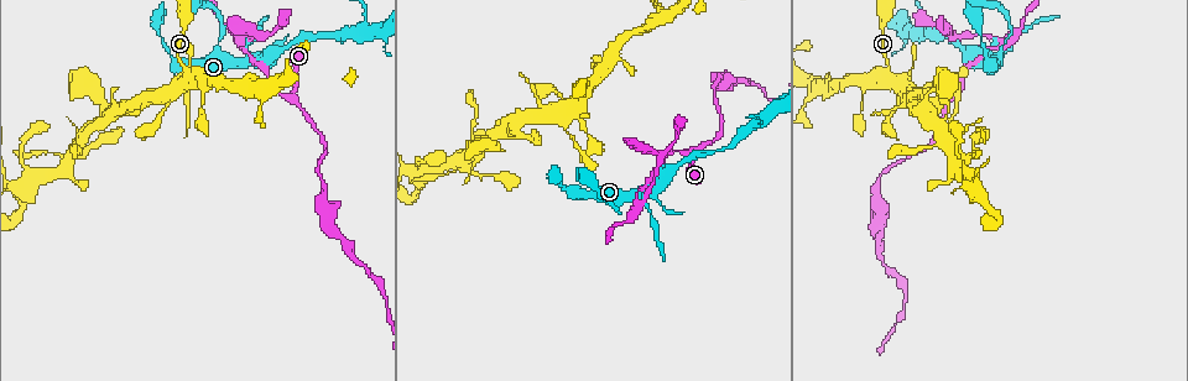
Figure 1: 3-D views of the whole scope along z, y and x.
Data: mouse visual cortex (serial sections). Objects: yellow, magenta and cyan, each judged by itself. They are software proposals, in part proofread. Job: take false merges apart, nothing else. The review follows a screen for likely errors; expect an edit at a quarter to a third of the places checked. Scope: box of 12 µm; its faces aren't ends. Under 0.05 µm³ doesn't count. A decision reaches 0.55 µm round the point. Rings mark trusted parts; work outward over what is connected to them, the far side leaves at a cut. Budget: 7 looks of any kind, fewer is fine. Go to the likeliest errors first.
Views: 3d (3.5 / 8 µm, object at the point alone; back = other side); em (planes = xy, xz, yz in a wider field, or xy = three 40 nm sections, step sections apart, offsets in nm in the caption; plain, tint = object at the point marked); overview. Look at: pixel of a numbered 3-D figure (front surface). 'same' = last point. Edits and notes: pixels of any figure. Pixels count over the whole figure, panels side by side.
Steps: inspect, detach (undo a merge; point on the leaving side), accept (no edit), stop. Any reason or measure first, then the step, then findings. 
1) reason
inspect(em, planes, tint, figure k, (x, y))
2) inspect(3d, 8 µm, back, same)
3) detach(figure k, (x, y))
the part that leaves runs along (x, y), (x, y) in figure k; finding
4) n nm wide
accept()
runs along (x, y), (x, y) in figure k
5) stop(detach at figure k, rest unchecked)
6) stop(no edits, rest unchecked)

inspect(3d, 3.5 µm, figure 1, (292, 98))

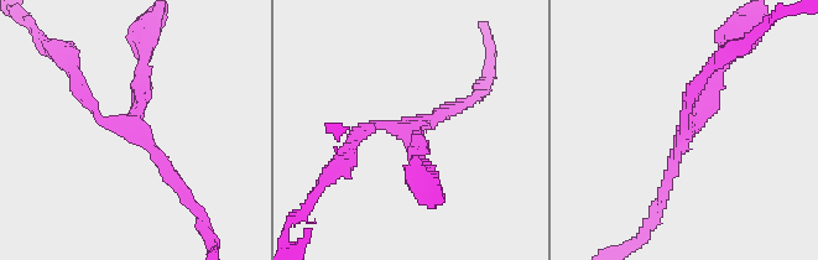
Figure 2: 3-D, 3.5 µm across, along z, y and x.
now the EM
inspect(em, xy, step 1, tint, figure 2, (692, 125))

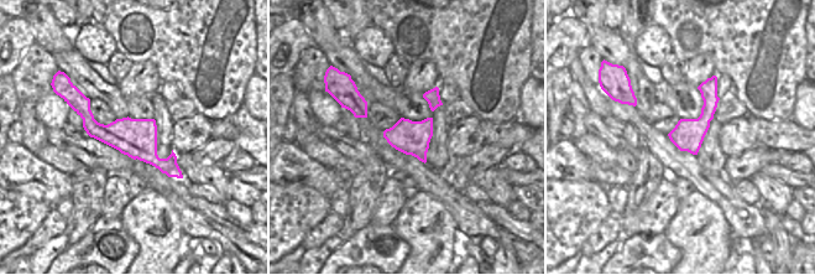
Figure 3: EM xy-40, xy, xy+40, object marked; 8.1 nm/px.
3 arms
accept()
runs along (79, 97), (102, 133), (131, 136), (178, 174) in figure 3; one cell here

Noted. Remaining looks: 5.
calibre changes
inspect(3d, 8 µm, figure 1, (1004, 46))

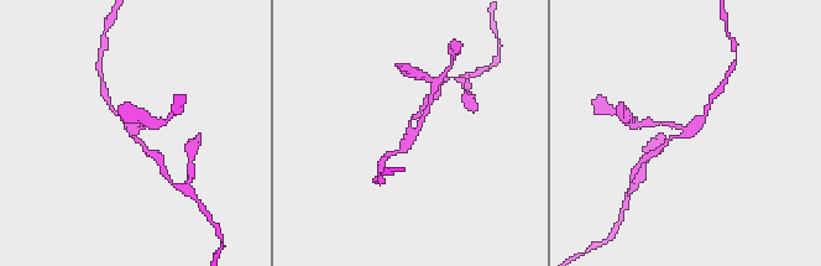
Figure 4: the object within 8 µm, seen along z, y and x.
3 arms; arms of 150, 150, 250 nm; shape alone is not enough
inspect(em, xy, step 5, tint, figure 4, (413, 134))

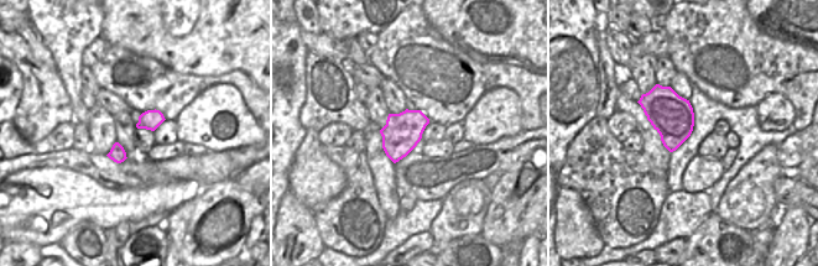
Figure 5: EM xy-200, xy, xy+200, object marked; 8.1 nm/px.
accept()
continuous, no second cell

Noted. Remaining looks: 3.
side arm on a straight run
inspect(3d, 3.5 µm, figure 1, (955, 163))

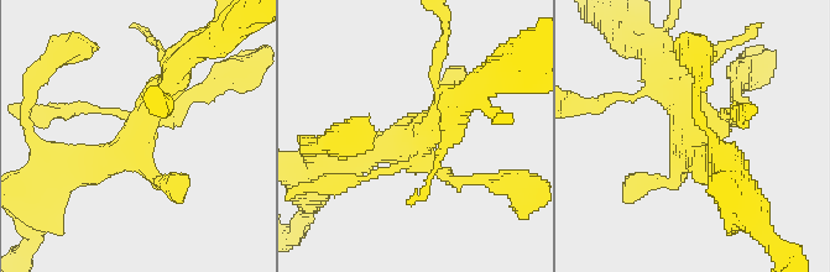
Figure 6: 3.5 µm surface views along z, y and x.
inspect(em, xy, step 1, tint, figure 6, (138, 129))

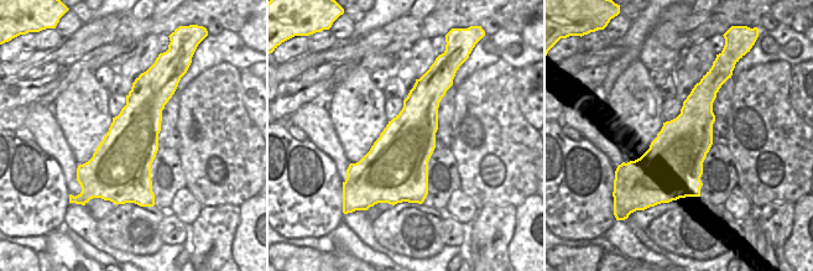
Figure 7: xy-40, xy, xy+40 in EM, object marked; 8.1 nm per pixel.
inspect(em, xy, step 5, tint, same)

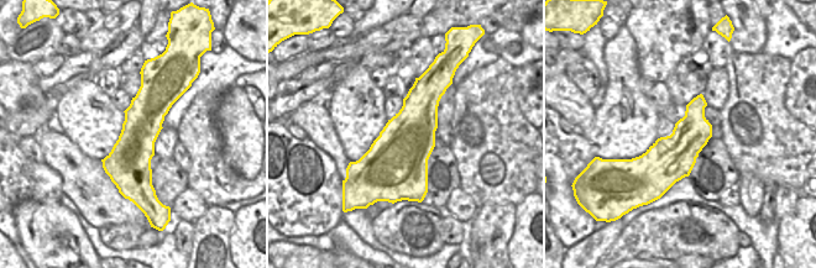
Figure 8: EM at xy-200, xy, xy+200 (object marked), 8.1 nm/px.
accept()
runs along (178, 63), (114, 158), (76, 162) in figure 6; continuous, no second cell

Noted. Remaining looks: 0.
stop(no edits, rest unchecked)

